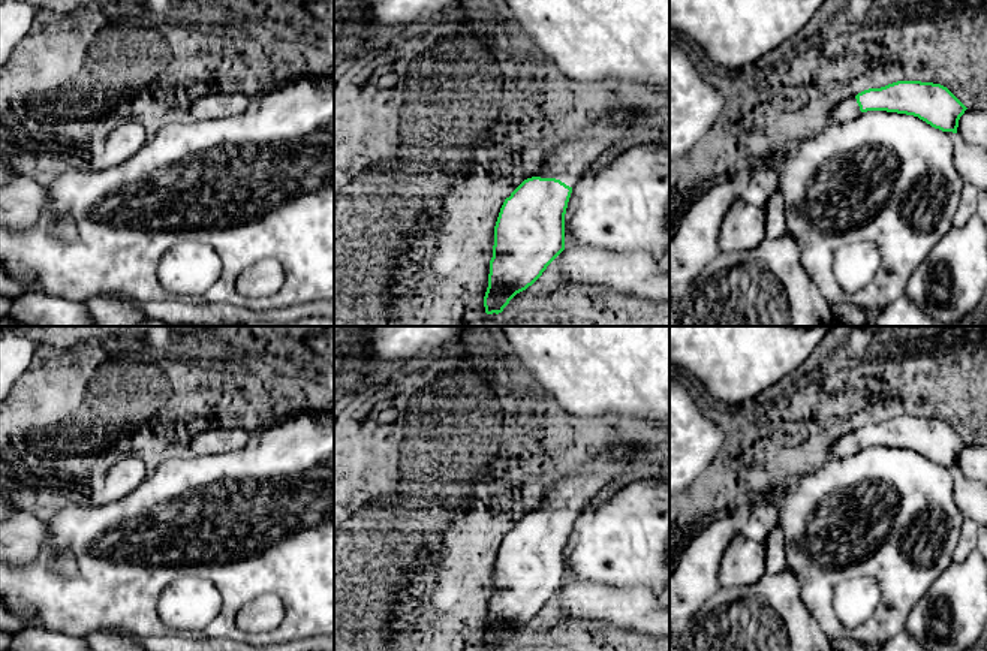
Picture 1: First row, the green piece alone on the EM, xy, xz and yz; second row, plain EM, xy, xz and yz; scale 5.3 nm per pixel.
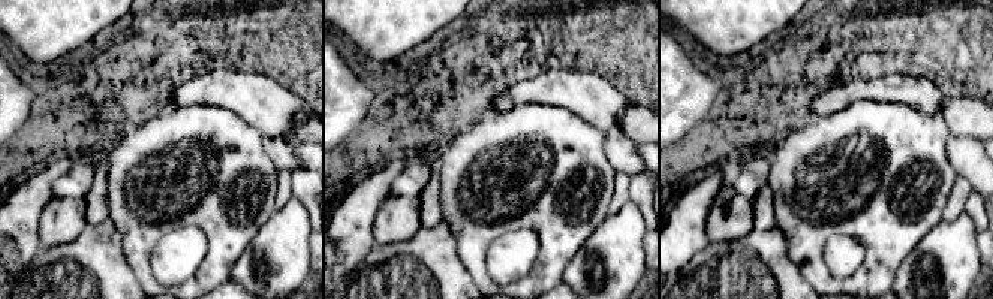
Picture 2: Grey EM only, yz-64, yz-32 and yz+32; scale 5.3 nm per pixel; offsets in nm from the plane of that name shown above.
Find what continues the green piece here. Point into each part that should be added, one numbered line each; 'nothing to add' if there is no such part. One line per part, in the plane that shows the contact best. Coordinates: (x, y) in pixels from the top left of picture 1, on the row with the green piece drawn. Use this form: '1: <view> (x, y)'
1: xz (569, 160)

